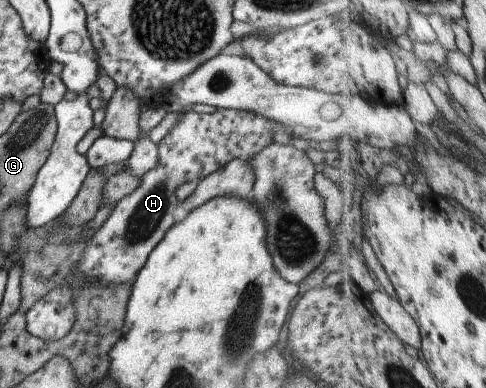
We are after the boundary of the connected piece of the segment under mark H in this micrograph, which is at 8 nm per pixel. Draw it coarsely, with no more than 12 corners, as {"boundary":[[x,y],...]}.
{"boundary":[[244,110],[179,112],[158,164],[86,242],[25,330],[60,340],[84,284],[128,284],[175,224],[174,190],[272,142]]}

